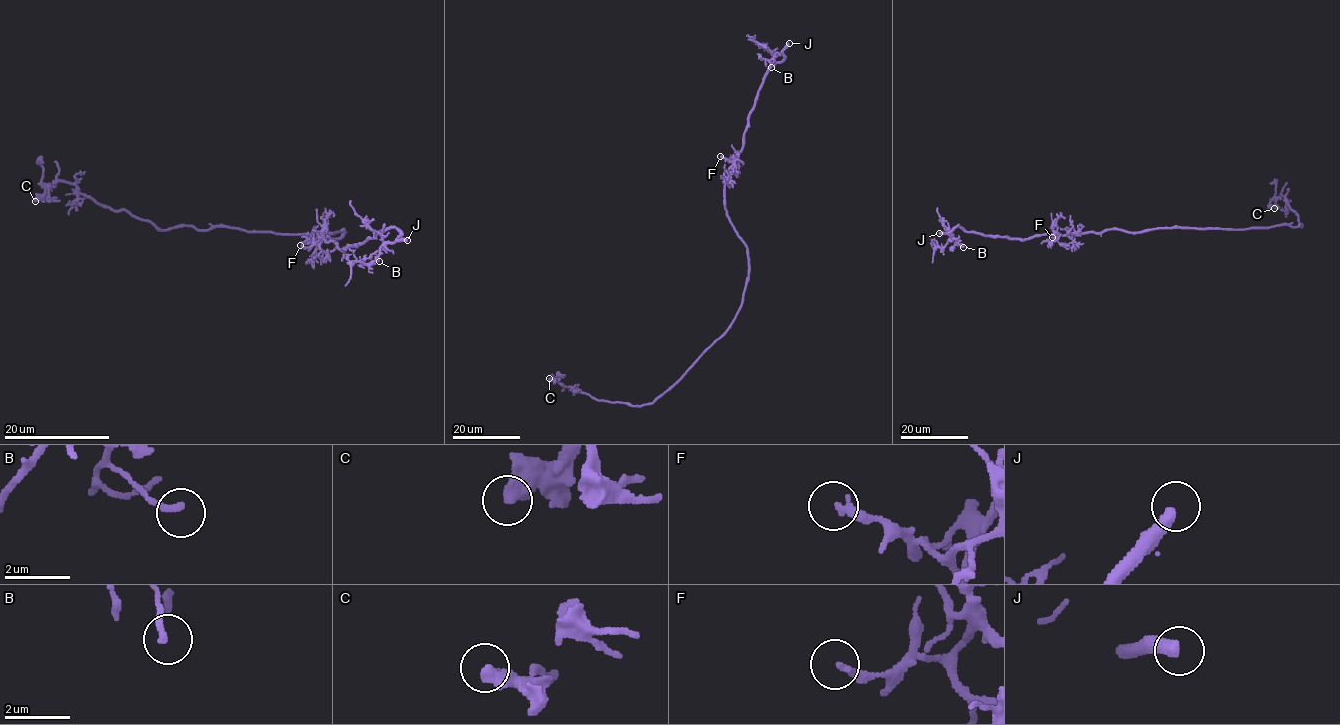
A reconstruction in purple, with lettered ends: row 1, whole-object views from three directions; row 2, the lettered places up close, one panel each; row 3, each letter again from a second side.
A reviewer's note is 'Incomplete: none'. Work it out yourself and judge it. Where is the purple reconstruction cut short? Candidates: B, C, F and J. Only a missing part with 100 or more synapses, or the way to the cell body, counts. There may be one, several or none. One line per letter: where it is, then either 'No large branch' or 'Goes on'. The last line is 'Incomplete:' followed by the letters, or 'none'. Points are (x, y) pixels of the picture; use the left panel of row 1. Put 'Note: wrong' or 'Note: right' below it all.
B: Place: (379, 261). No large branch
C: Place: (35, 201). No large branch
F: Place: (300, 245). No large branch
J: Place: (407, 240). Goes on
Incomplete: J
Note: wrong

